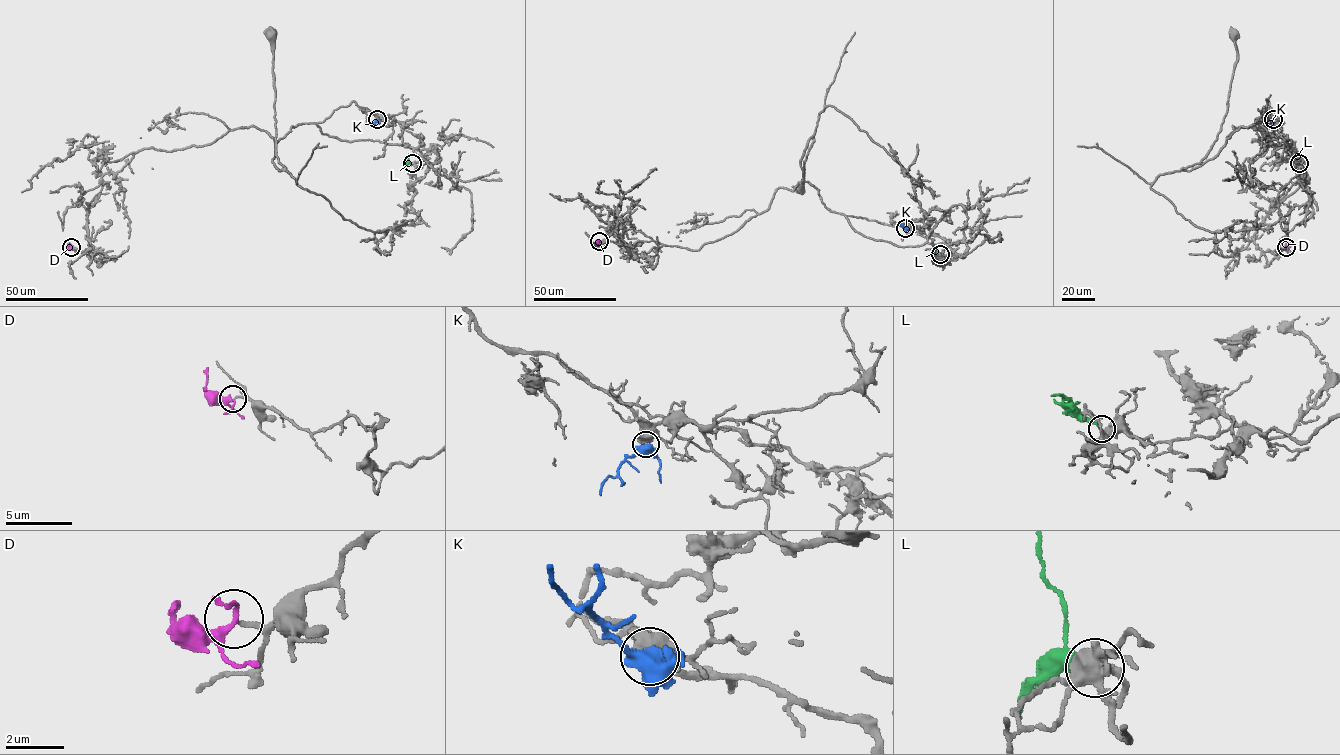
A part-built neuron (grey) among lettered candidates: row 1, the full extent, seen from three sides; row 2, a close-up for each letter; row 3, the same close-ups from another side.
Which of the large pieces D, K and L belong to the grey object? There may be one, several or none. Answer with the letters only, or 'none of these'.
D

